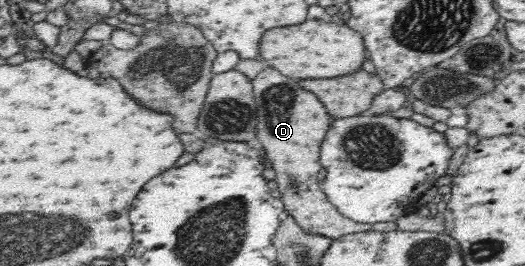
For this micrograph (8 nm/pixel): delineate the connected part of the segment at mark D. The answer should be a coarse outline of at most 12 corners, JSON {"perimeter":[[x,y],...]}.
{"perimeter":[[297,79],[251,83],[256,137],[286,213],[331,239],[370,229],[318,180],[331,124]]}

